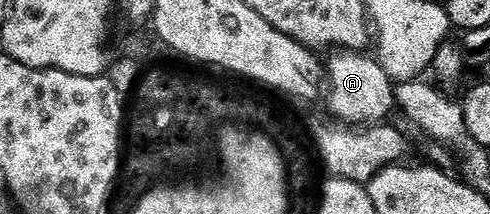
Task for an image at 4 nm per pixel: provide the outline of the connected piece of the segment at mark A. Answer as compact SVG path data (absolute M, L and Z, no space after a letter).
M337 49L336 54L332 54L326 58L326 98L328 94L328 106L332 109L333 119L339 120L341 123L363 128L366 126L375 126L383 123L397 109L396 104L396 86L391 76L384 71L383 65L375 57L371 58L371 53L357 52L355 50Z

